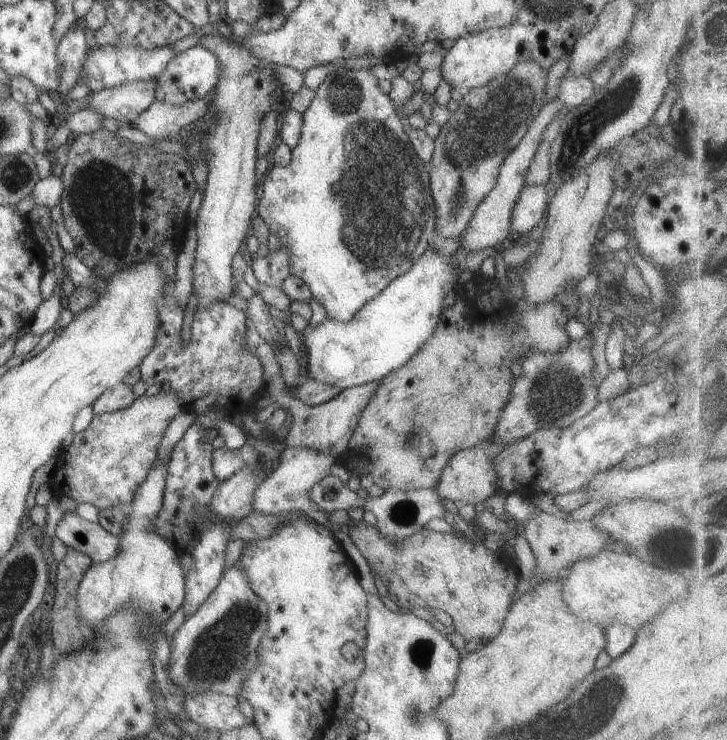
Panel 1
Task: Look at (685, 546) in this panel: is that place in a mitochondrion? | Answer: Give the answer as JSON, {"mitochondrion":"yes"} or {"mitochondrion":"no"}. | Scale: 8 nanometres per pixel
{"mitochondrion":"yes"}

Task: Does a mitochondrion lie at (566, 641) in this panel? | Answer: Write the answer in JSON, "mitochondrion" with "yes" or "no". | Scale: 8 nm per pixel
{"mitochondrion":"no"}

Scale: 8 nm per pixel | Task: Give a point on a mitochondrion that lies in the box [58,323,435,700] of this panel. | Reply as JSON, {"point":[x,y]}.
{"point":[219,651]}

